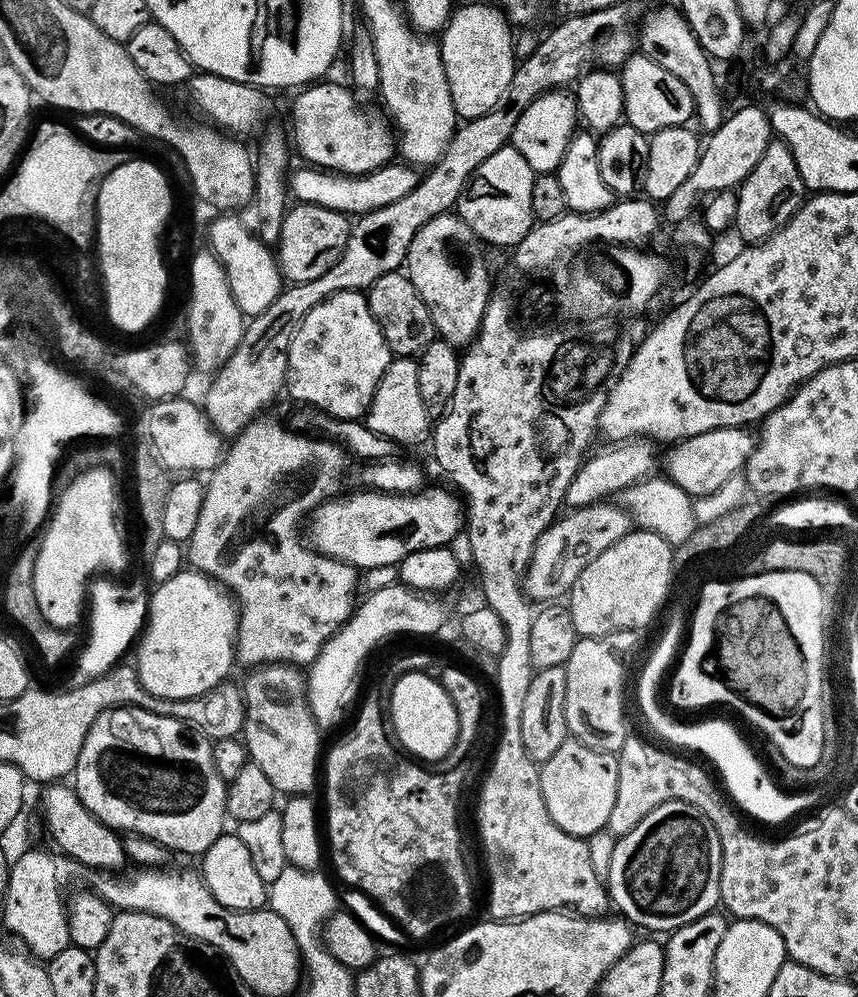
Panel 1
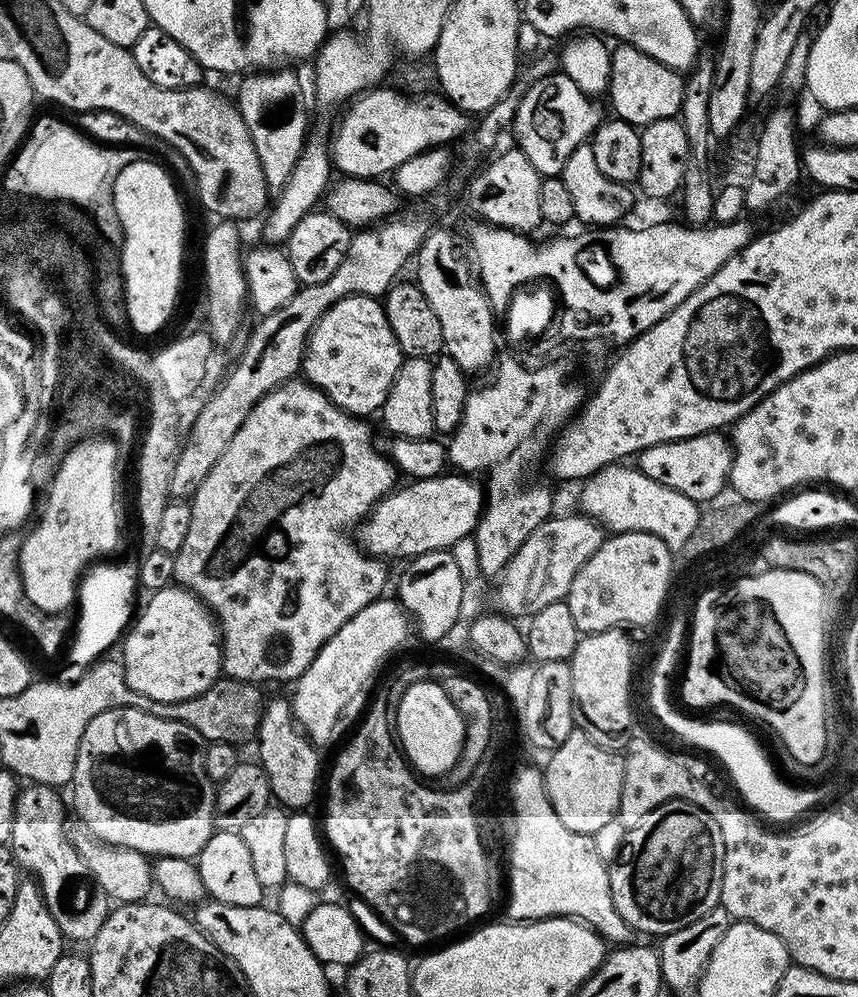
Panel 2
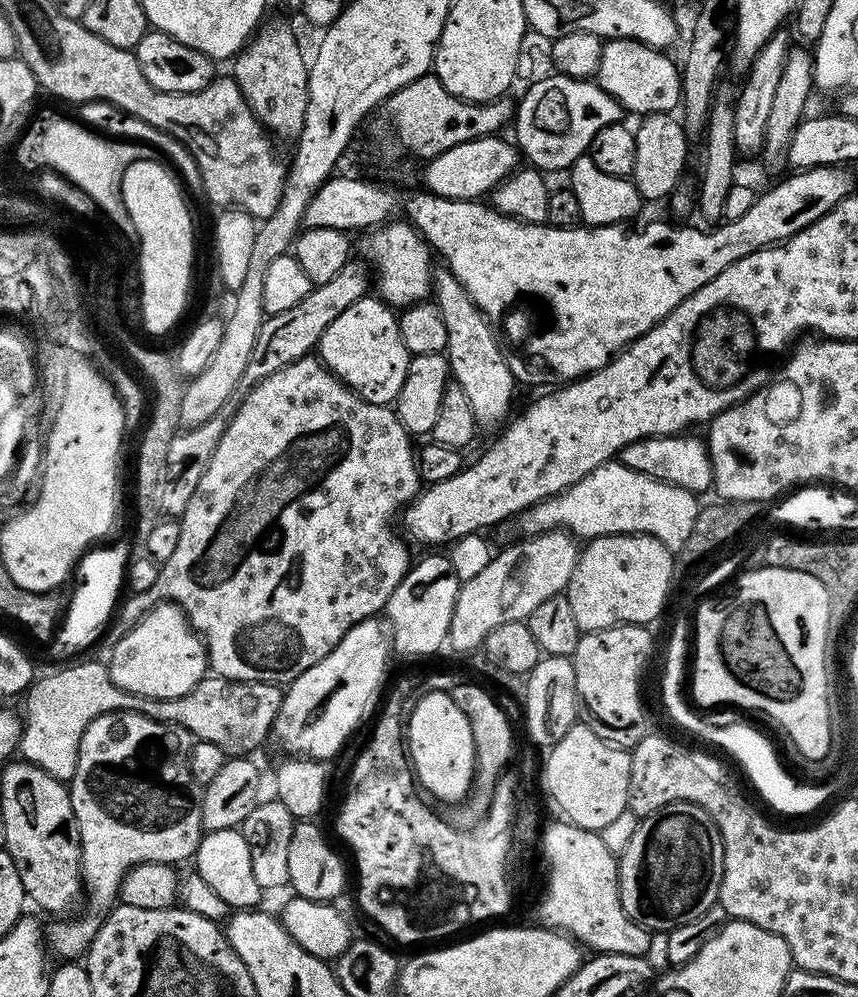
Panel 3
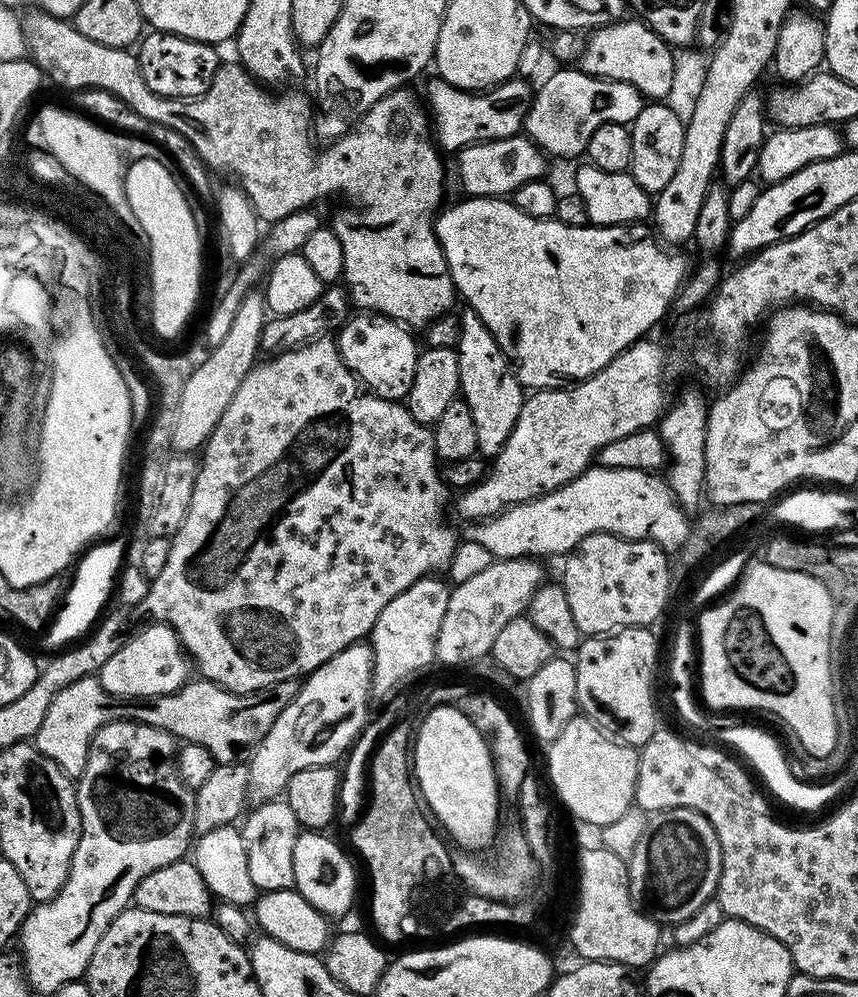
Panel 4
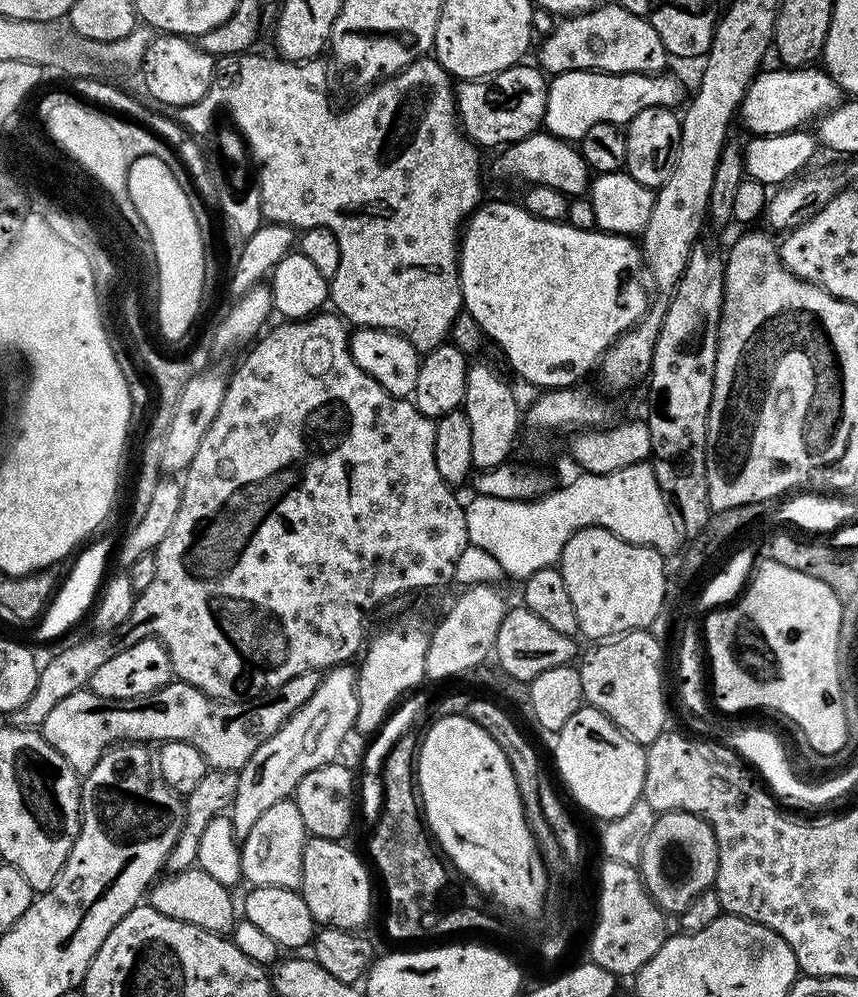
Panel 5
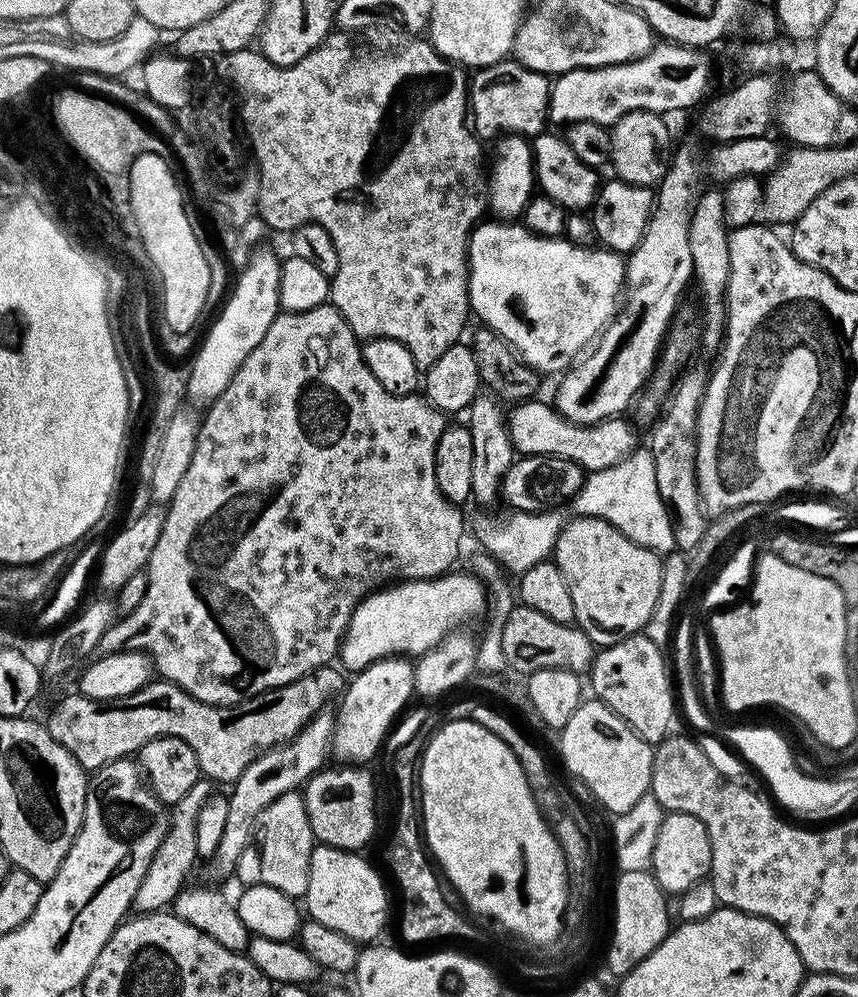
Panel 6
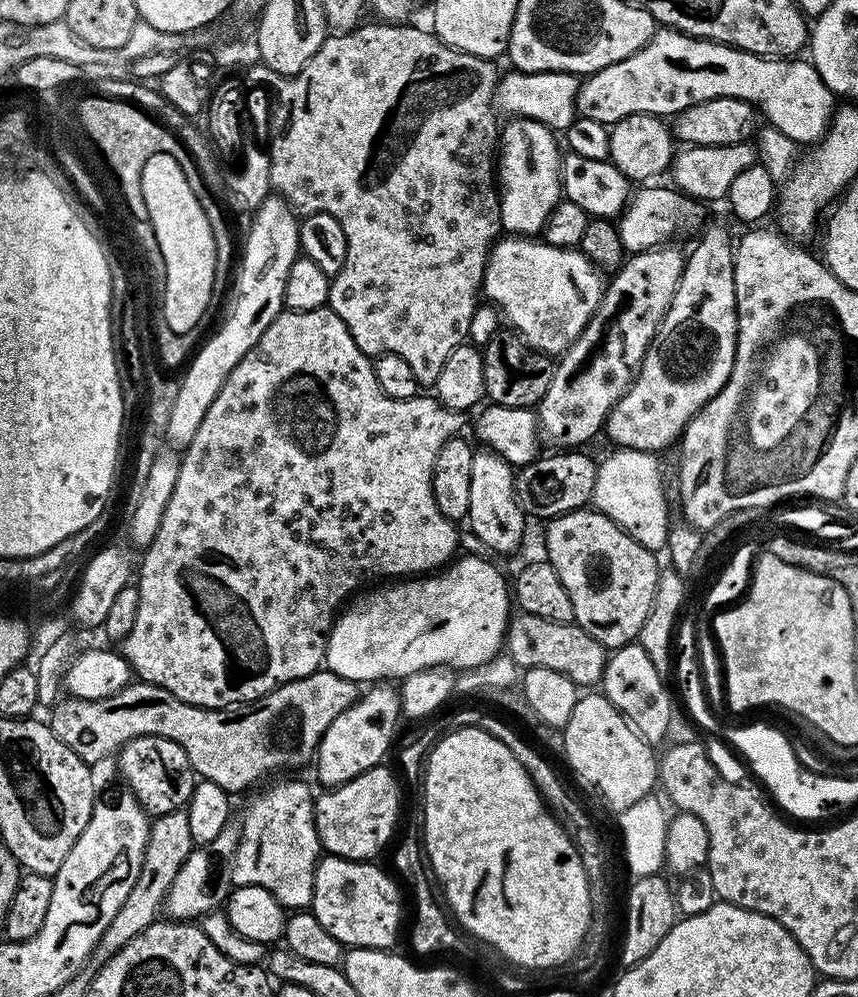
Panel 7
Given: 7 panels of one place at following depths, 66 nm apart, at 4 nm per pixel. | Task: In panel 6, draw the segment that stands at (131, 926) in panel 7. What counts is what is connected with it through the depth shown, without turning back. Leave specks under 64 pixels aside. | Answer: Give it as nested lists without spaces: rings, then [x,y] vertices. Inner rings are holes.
[[[201,778],[198,782],[194,782],[194,786],[190,786],[189,792],[184,797],[178,798],[178,802],[171,805],[166,838],[162,838],[162,846],[158,846],[142,878],[142,886],[138,886],[138,894],[132,900],[132,908],[137,913],[167,909],[175,901],[176,895],[184,891],[189,883],[188,875],[191,874],[192,867],[198,863],[198,810],[202,810],[202,806],[212,795],[214,795],[213,781]]]

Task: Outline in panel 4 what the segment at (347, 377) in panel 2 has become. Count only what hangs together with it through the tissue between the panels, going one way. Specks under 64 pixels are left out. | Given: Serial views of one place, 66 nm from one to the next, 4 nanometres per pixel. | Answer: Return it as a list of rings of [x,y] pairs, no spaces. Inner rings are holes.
[[[360,310],[357,313],[357,316],[350,317],[341,326],[338,335],[338,347],[344,365],[356,375],[365,389],[384,400],[403,401],[412,388],[416,373],[418,347],[415,338],[401,321],[390,316],[381,316],[371,310]]]

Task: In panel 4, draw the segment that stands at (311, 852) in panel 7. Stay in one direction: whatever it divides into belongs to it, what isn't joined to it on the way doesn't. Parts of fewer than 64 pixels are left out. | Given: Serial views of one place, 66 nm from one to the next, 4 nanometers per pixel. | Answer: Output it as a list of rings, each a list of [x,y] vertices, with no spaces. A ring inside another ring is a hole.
[[[284,798],[266,800],[257,803],[255,807],[256,809],[253,812],[251,809],[247,813],[242,824],[244,845],[246,846],[246,862],[250,862],[250,882],[254,882],[254,886],[261,893],[292,888],[294,885],[294,842],[302,831],[300,824],[296,821],[294,810],[290,810],[288,801]]]

